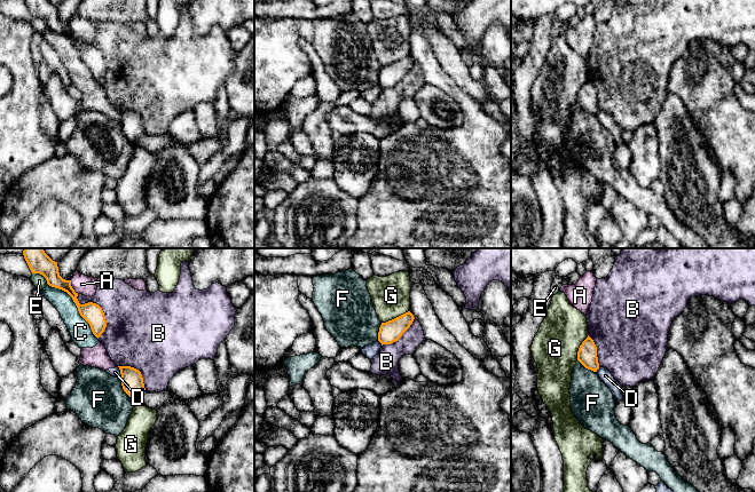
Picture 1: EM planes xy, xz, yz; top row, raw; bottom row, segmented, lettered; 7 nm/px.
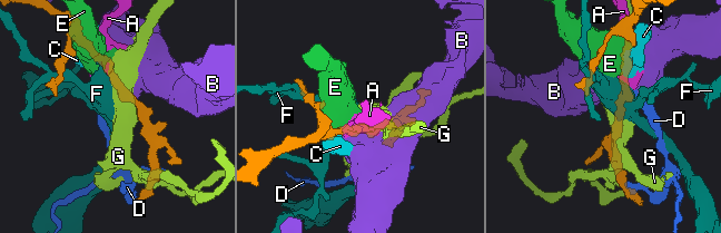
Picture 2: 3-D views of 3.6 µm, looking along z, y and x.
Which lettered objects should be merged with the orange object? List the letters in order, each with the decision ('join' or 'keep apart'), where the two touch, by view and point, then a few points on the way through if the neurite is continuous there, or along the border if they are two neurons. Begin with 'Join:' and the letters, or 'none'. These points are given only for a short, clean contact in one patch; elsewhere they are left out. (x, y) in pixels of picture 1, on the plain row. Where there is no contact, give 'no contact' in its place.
Join: none
A: keep apart | xy (71, 31)
B: keep apart | xy (101, 52)
C: keep apart | xy (77, 50)
D: keep apart | xy (120, 116) | along xy (118, 110), (120, 121)
E: keep apart | xy (41, 17)
F: keep apart | xy (123, 132)
G: keep apart | xz (396, 61)

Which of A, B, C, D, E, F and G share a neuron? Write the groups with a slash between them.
A C D / B / E / F / G

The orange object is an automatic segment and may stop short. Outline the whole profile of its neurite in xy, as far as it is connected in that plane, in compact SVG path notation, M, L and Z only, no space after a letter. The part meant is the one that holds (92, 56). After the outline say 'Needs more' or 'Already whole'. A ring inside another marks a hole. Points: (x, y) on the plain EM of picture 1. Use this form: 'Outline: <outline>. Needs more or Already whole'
Outline: M24 0L32 17L42 18L52 31L66 35L76 47L80 59L89 68L93 78L99 82L107 71L107 64L102 51L93 46L80 48L78 37L71 30L71 24L60 19L57 6L49 0Z. Already whole

